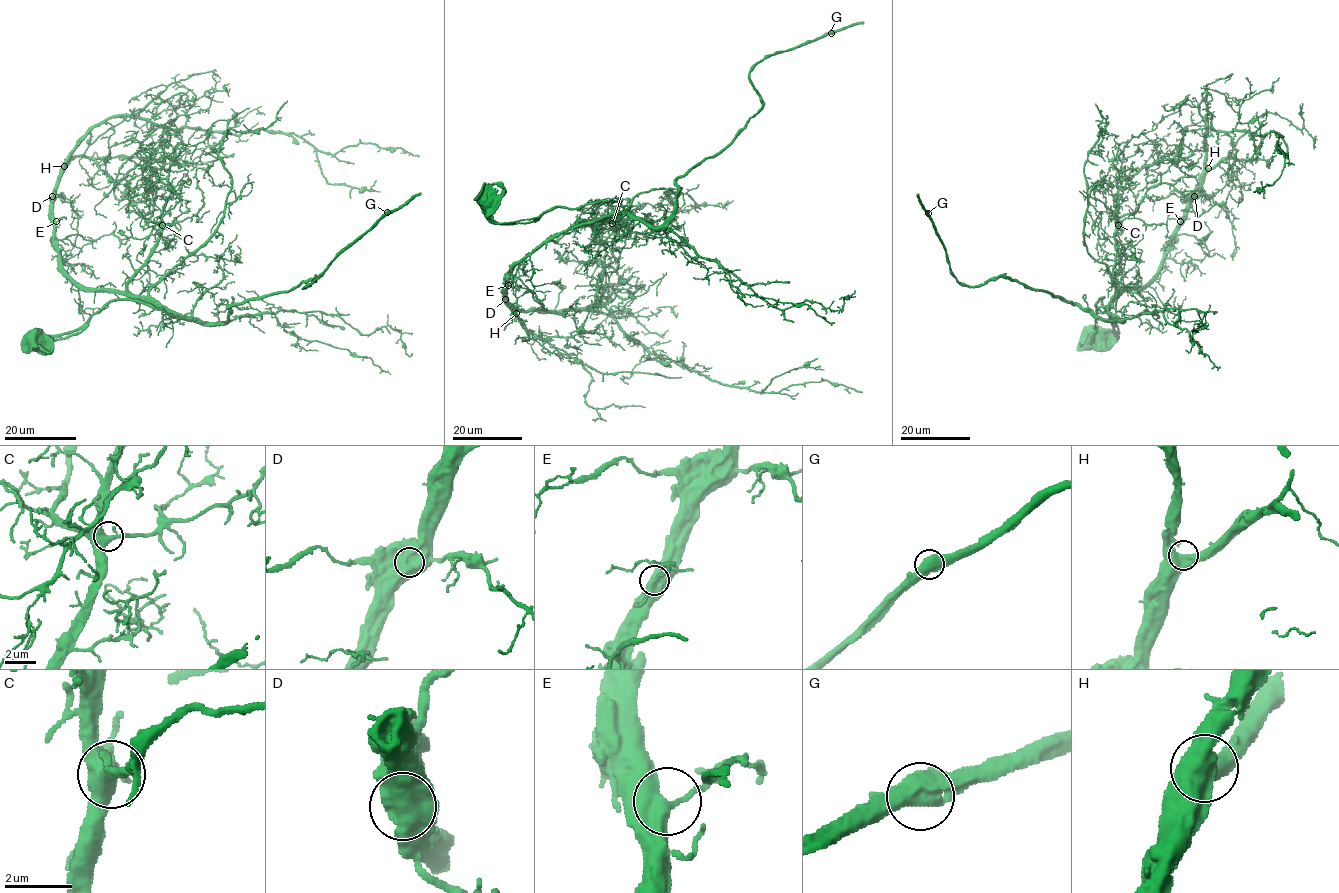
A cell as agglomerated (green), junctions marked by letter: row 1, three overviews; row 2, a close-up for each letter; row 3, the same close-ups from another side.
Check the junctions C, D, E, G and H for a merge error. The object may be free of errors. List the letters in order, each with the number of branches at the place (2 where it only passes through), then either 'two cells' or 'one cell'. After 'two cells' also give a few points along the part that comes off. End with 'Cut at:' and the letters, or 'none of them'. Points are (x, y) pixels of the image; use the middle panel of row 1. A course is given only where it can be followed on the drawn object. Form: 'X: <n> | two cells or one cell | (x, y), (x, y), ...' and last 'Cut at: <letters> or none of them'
C: 2 | one cell
D: 1 | one cell
E: 2 | one cell
G: 2 | one cell
H: 2 | one cell
Cut at: none of them

